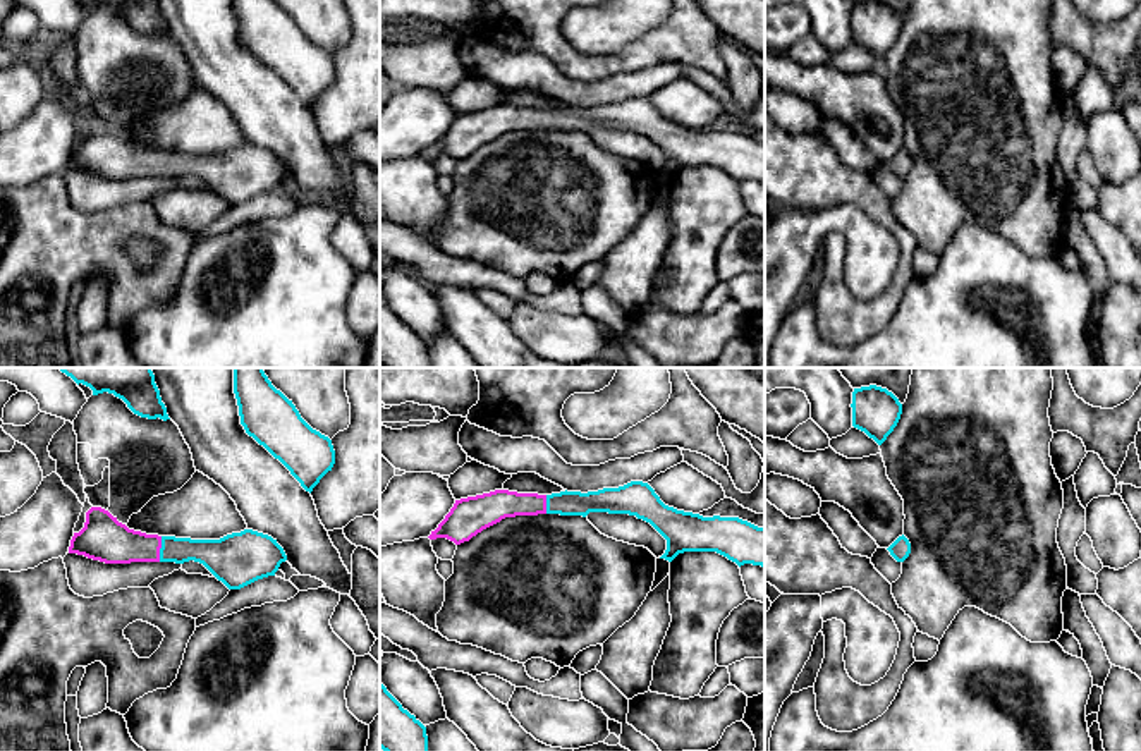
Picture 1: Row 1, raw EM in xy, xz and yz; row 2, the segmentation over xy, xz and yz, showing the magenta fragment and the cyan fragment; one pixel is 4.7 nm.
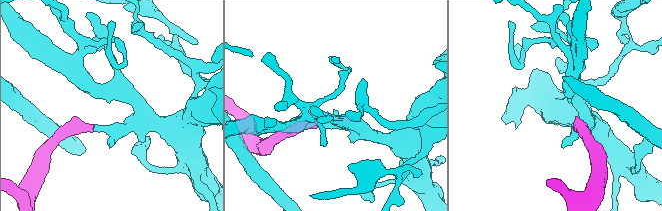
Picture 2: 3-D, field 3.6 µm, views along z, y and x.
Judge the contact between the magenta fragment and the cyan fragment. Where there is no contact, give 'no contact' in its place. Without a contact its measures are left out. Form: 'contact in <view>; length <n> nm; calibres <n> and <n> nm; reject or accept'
contact in xy; length 120 nm; calibres 200 and 140 nm; accept

